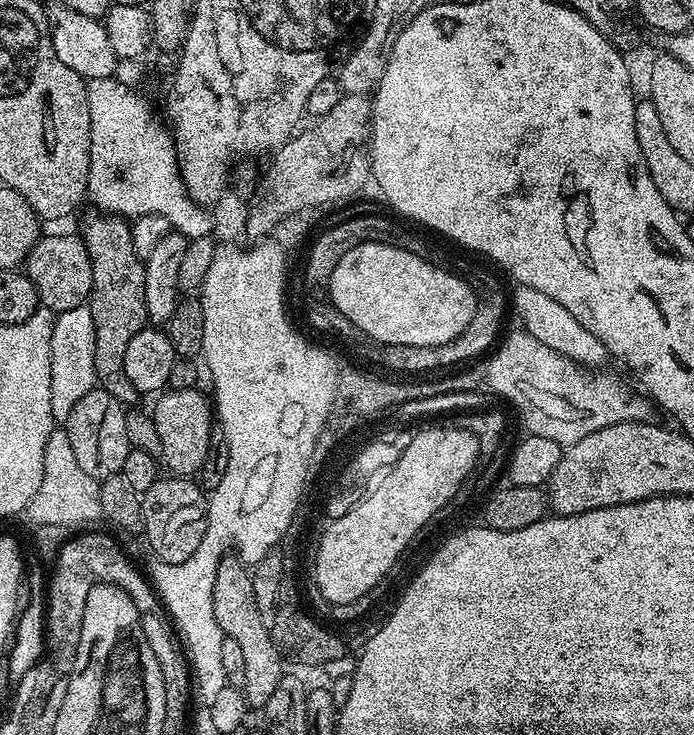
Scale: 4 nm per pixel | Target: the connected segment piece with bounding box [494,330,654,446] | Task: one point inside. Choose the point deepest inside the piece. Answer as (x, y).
(558, 399)

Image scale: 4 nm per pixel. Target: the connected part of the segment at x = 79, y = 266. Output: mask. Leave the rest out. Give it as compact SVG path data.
M41 235L28 255L26 275L36 287L41 305L54 314L85 307L88 297L92 294L92 263L79 235Z

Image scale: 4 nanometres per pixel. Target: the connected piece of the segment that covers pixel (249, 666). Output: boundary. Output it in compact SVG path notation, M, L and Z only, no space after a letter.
M232 559L221 560L216 571L214 618L220 623L220 629L225 636L238 641L238 647L242 649L242 655L246 661L246 682L242 689L244 698L248 701L249 709L260 710L263 709L266 698L270 698L270 694L274 694L280 677L285 675L285 661L282 659L279 646L271 641L270 634L266 632L265 623L262 622L258 603L255 601L258 588L254 583L253 573L239 559Z

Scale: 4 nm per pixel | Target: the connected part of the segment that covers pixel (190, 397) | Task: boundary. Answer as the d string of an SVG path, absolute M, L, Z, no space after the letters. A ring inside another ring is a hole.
M187 388L165 391L157 400L160 401L157 402L156 409L151 409L150 415L158 430L158 442L162 444L160 456L163 467L169 473L185 478L199 473L214 429L214 408L209 397L207 400L200 390Z

